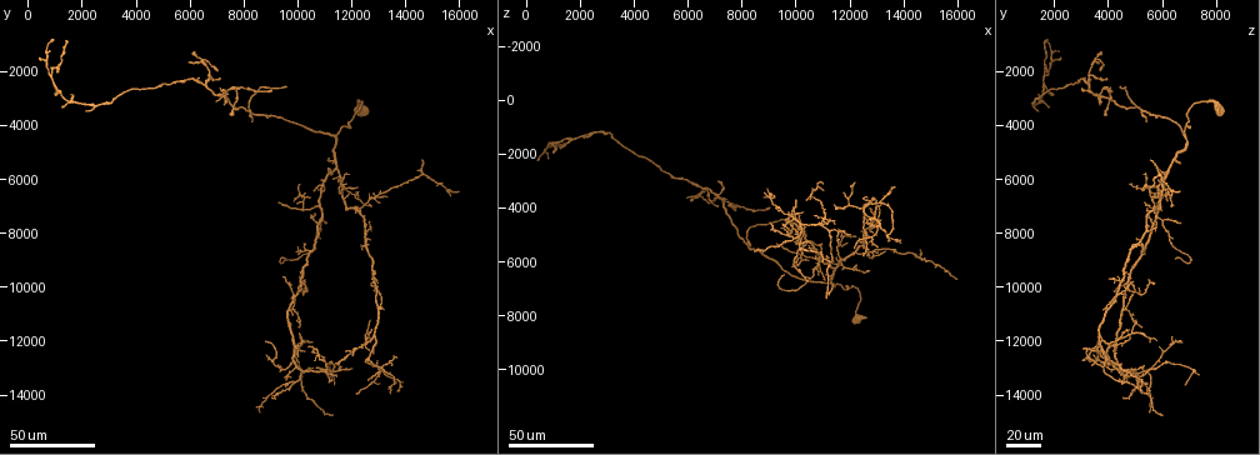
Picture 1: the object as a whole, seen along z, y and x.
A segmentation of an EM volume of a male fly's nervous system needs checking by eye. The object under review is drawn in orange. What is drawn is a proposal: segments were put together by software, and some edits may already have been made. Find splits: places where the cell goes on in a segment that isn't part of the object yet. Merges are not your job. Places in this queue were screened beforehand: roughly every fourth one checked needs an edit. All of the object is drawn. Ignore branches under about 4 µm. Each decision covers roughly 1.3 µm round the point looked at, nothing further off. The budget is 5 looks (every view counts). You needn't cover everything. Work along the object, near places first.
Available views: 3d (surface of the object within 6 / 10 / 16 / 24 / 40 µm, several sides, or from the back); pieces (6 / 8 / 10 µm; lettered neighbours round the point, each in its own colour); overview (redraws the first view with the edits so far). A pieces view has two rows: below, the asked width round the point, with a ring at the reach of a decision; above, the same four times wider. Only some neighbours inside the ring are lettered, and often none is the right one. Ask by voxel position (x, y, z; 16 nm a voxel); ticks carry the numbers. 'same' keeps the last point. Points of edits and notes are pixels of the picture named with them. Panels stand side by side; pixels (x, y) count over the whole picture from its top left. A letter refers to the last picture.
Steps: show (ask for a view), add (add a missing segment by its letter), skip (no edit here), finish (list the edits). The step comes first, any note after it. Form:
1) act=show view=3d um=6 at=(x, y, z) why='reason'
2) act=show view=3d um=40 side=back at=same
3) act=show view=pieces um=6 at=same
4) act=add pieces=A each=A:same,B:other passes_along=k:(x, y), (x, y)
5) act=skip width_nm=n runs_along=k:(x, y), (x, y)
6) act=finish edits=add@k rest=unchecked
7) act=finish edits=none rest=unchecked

act=show view=3d um=24 at=(12700, 7000, 6400) why='branch stops here'

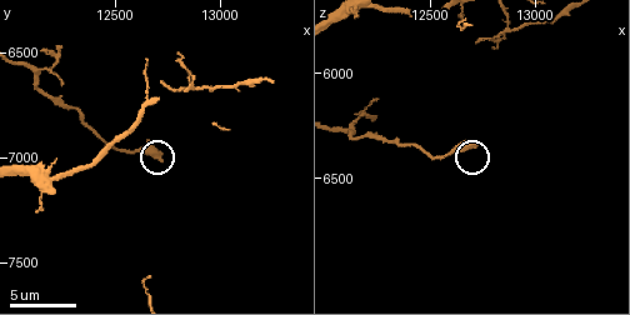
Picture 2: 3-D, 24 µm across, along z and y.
act=show view=pieces um=8 at=(12700, 7010, 6330)

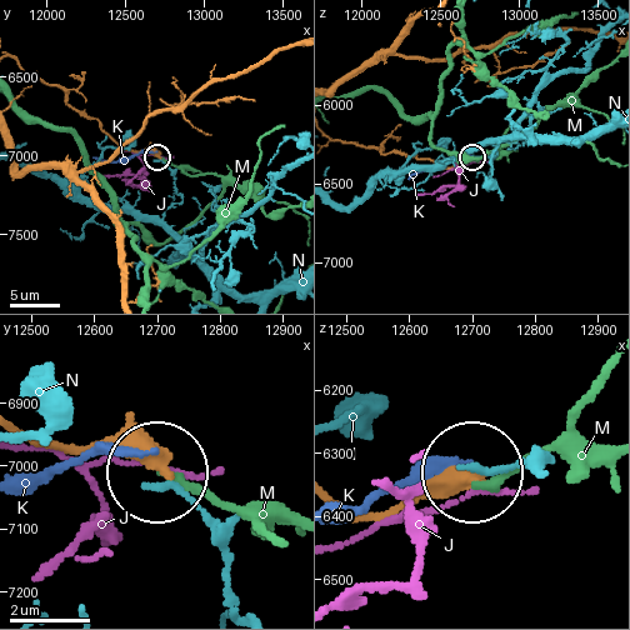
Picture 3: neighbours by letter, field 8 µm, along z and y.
act=skip each=J:other,K:other,M:other,N:other found='no lettered segment goes on from it'

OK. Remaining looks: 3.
act=show view=3d um=40 at=(2100, 3400, 1500) why='free end'

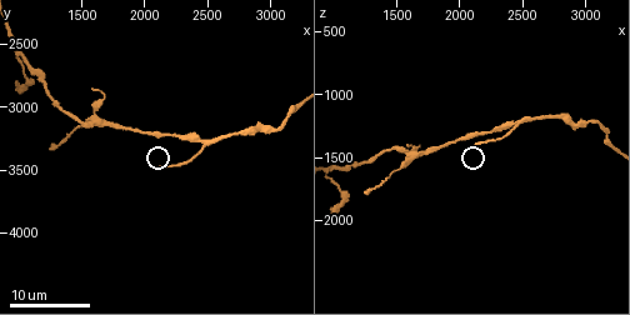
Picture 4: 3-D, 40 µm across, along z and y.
act=show view=3d um=6 at=(2140, 3480, 1400) why='zoom in'

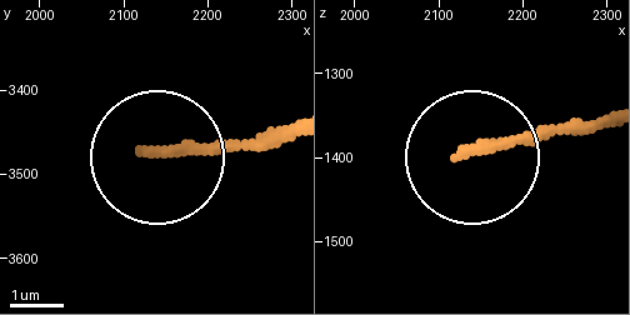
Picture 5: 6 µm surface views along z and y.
act=show view=pieces um=10 at=(2130, 3475, 1390) why='see the neighbours'

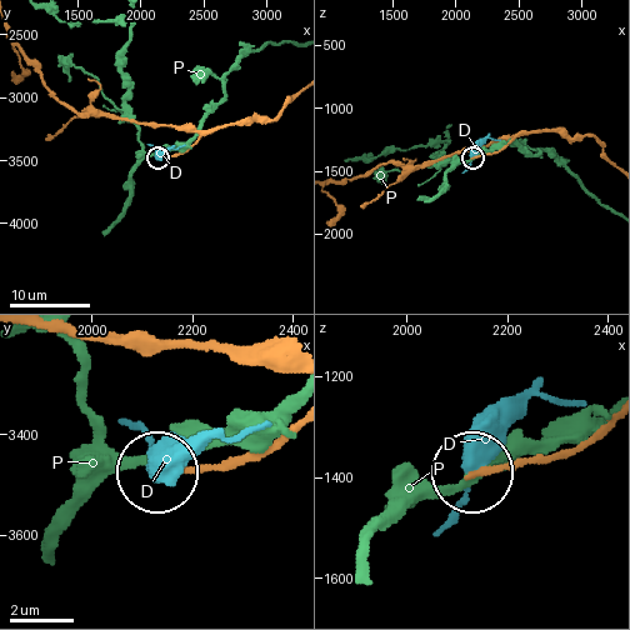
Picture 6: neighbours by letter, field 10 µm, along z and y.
act=skip each=D:other,P:other runs_along=6:(604, 428), (564, 455), (478, 474) found='no lettered segment goes on from it'

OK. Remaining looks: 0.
act=finish edits=none rest=unchecked

